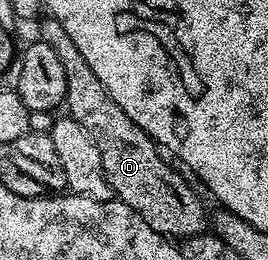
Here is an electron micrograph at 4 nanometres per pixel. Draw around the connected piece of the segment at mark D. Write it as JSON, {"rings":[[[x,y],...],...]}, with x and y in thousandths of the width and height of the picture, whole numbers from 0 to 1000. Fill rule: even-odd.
{"rings":[[[179,62],[157,65],[149,85],[149,158],[205,185],[205,204],[235,246],[235,277],[250,277],[239,419],[257,419],[246,423],[254,450],[295,462],[325,523],[354,538],[354,569],[369,569],[369,600],[384,615],[384,677],[399,677],[399,708],[422,731],[433,773],[485,792],[612,915],[687,923],[769,896],[772,808],[765,823],[765,792],[750,781],[746,754],[690,704],[694,673],[657,669],[601,612],[604,581],[586,550],[549,508],[534,508],[534,492],[496,473],[489,446],[474,446],[474,431],[459,431],[459,415],[444,415],[429,385],[414,385],[399,338],[369,323],[369,292],[340,277],[295,185],[280,185],[265,138],[235,123],[235,92]]]}

